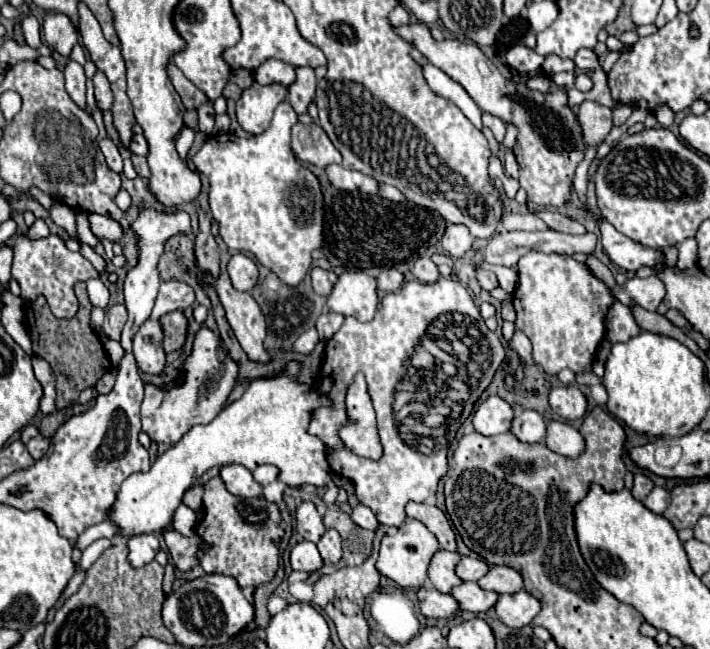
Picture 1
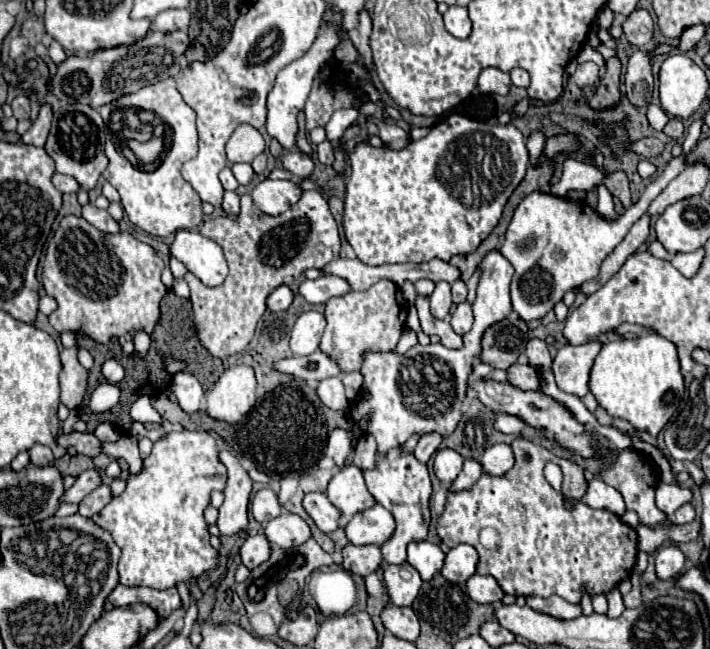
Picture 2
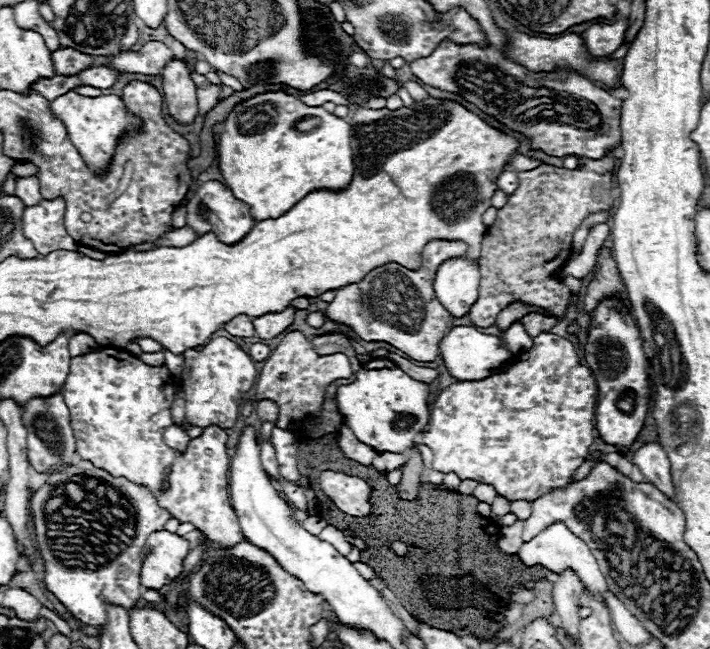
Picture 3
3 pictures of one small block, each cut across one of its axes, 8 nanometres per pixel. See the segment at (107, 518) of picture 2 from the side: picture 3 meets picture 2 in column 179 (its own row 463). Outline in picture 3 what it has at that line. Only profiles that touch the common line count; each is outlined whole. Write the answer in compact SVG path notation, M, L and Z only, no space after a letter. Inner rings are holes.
M542 332L532 340L532 348L522 352L508 370L482 380L454 382L444 388L434 402L428 430L422 434L422 444L434 454L434 470L454 472L460 480L490 484L498 496L510 502L534 502L556 488L570 486L574 472L588 460L590 444L596 438L594 410L598 386L590 368L578 362L576 350L566 338Z

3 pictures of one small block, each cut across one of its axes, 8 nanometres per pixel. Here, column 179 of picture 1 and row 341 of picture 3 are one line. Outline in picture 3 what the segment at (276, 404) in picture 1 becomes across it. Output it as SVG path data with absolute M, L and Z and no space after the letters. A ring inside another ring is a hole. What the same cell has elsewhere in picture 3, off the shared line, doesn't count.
M454 326L440 342L440 354L448 372L458 380L482 380L500 370L508 368L514 362L514 354L508 352L506 342L500 336L490 336L478 332L474 326Z

